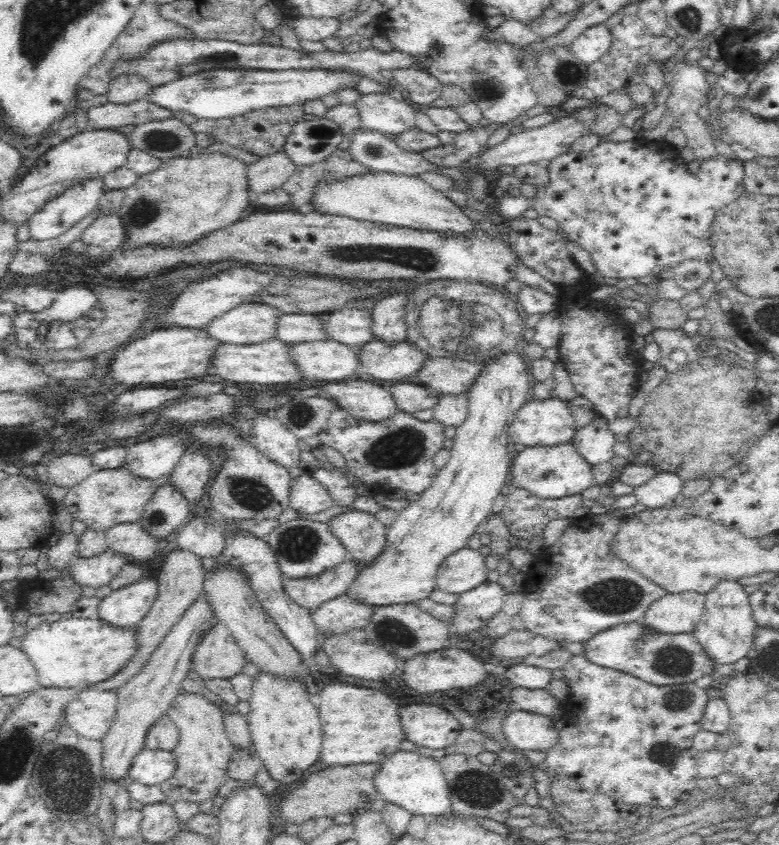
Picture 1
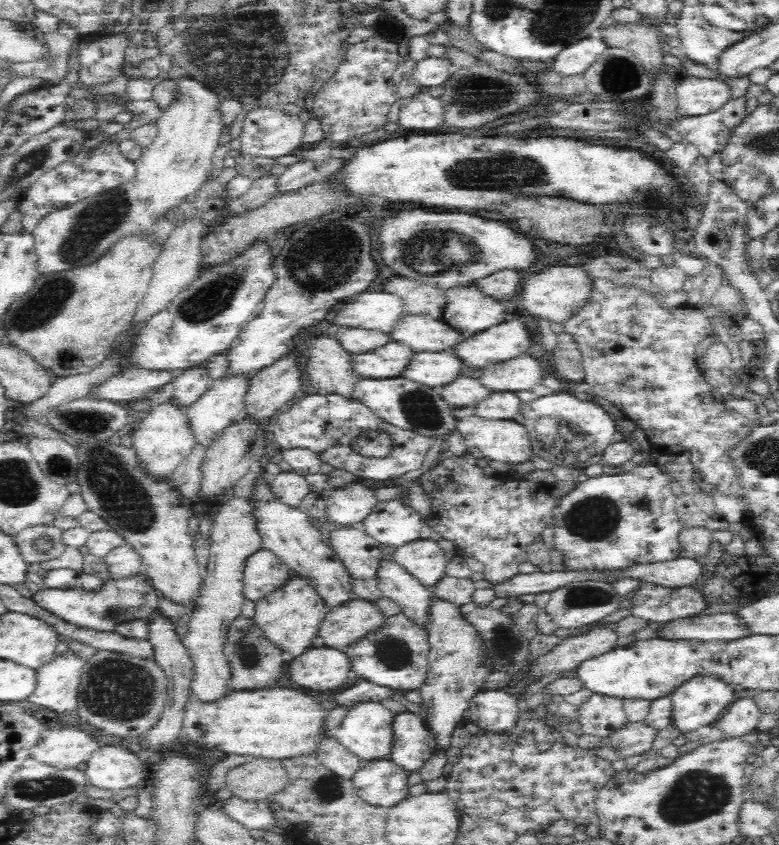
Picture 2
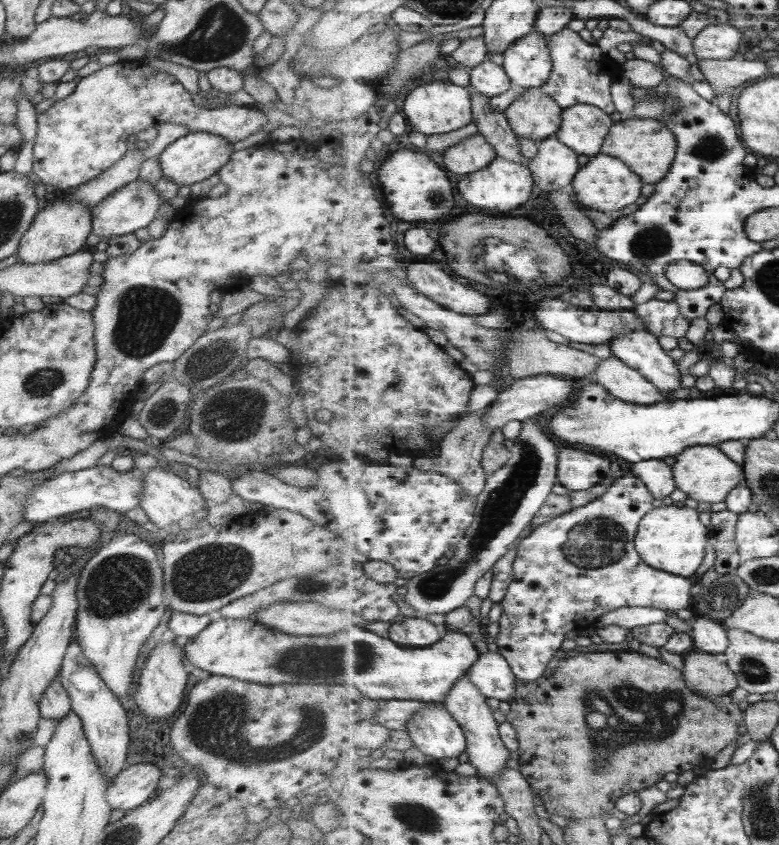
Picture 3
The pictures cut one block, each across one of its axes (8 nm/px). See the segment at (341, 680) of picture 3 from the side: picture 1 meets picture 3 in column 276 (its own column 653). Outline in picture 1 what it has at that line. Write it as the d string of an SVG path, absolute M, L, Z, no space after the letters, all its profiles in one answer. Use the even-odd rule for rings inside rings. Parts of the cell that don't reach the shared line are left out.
M641 621L622 623L594 634L583 643L586 660L604 668L637 676L654 685L692 683L714 670L714 663L700 646L693 633L664 634Z

